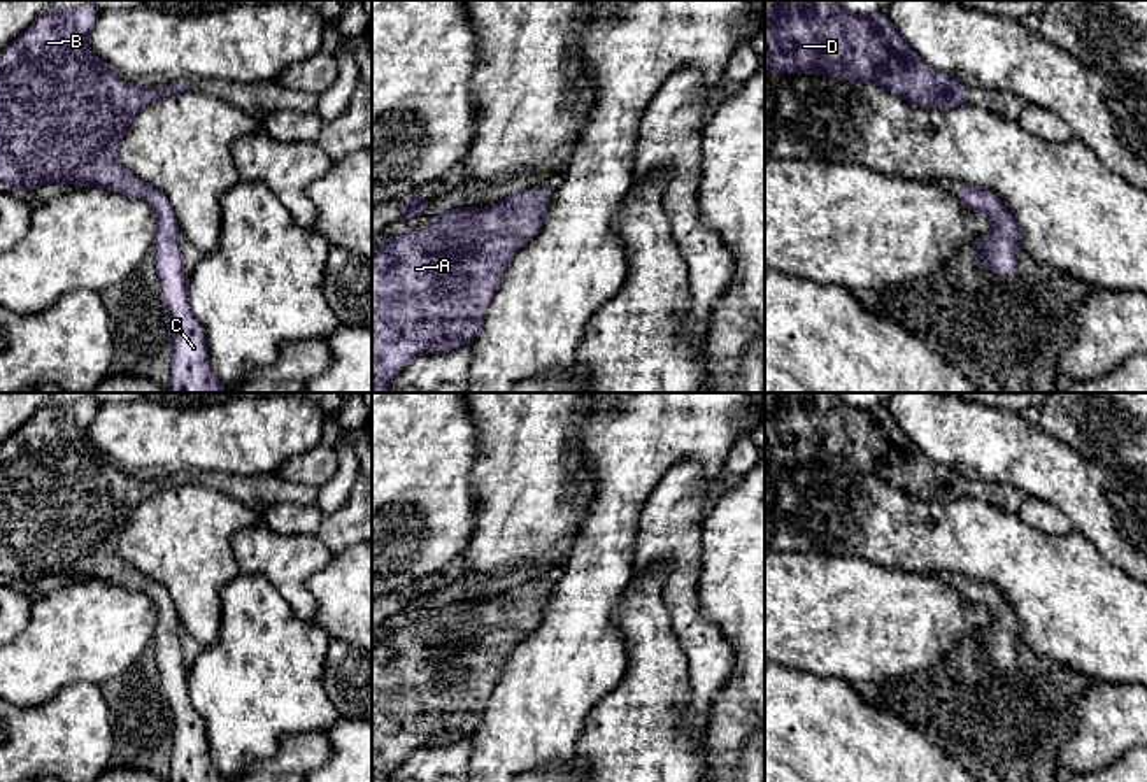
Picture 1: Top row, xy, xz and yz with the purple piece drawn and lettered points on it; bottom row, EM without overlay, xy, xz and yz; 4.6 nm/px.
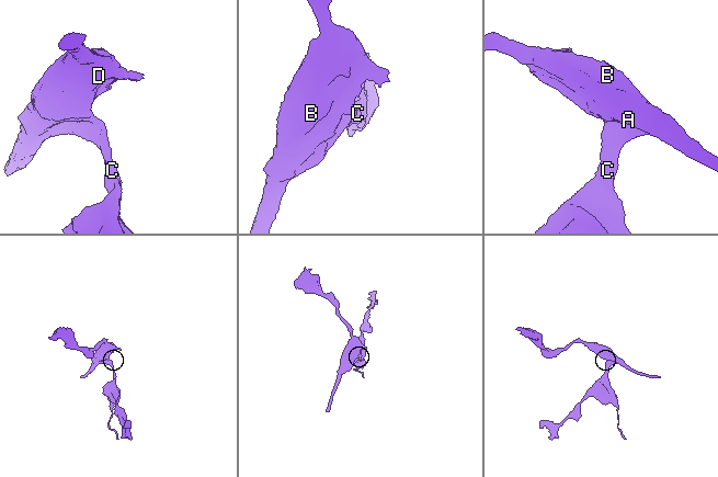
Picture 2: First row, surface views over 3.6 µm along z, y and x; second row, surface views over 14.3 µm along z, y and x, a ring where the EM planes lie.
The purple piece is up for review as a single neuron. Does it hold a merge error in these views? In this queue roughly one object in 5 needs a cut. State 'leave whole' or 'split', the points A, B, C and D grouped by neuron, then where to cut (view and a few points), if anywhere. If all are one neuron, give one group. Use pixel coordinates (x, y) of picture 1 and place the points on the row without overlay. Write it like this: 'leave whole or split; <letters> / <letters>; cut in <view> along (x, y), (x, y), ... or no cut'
leave whole; A B C D; no cut

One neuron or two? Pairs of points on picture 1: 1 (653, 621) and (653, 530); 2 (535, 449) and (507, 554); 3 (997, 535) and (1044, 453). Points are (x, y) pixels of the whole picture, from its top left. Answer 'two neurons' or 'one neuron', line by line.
1: two neurons
2: one neuron
3: two neurons

